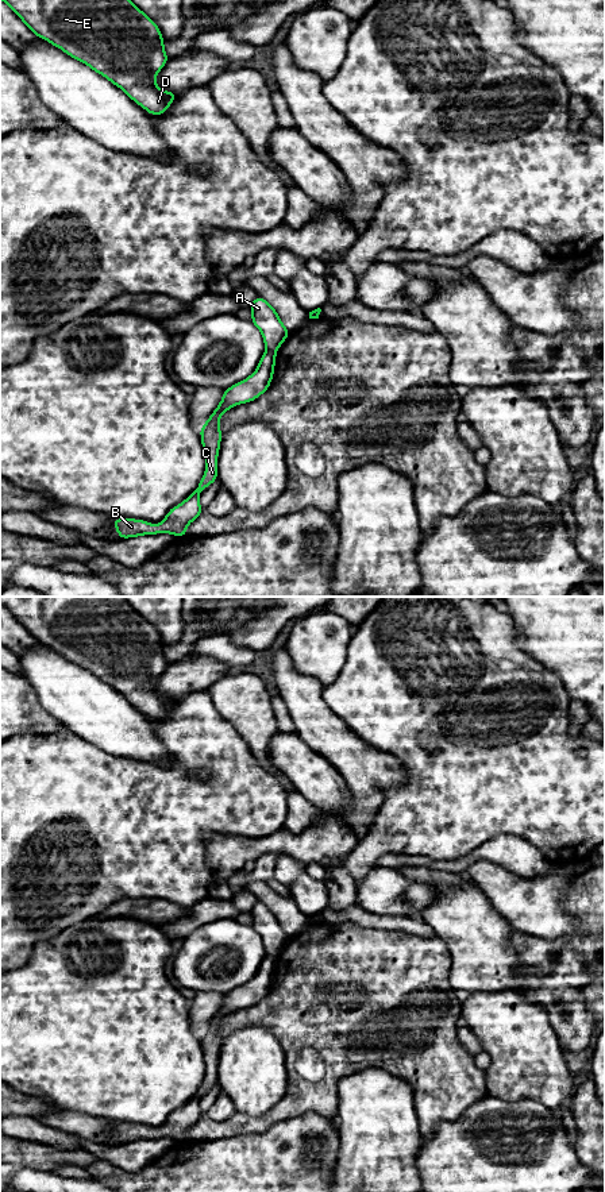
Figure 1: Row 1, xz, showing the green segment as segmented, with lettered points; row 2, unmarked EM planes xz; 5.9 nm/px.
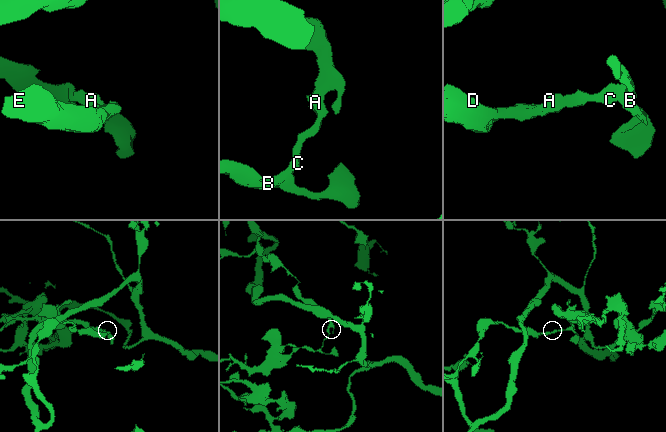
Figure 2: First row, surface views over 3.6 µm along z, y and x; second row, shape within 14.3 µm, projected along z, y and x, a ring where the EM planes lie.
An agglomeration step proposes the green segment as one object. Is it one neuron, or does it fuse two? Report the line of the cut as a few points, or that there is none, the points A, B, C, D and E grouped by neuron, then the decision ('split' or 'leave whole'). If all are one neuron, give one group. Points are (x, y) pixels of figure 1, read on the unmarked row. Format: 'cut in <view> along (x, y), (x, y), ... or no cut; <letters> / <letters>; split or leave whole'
cut in xz along (266, 953), (276, 956); A D E / B C; split

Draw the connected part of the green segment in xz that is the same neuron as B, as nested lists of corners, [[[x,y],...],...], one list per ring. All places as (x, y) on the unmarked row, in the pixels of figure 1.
[[[266,954],[257,975],[244,985],[224,995],[220,1008],[200,1033],[207,1073],[197,1093],[185,1106],[172,1112],[158,1130],[135,1123],[113,1123],[113,1131],[119,1138],[119,1143],[157,1138],[170,1138],[176,1142],[188,1141],[186,1131],[194,1126],[203,1115],[199,1107],[200,1098],[217,1084],[217,1060],[223,1042],[219,1034],[219,1026],[228,1014],[239,1008],[251,1007],[269,994],[274,979],[275,960],[275,956]]]

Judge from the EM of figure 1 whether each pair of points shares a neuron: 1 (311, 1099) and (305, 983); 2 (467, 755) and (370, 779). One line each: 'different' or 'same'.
1: same
2: different

